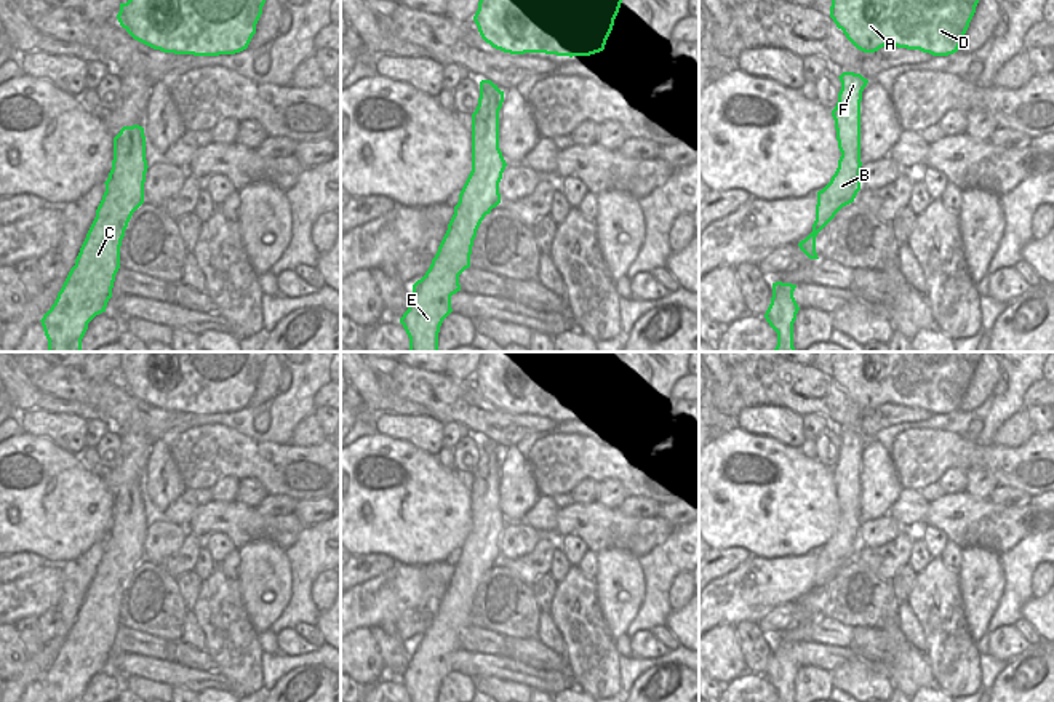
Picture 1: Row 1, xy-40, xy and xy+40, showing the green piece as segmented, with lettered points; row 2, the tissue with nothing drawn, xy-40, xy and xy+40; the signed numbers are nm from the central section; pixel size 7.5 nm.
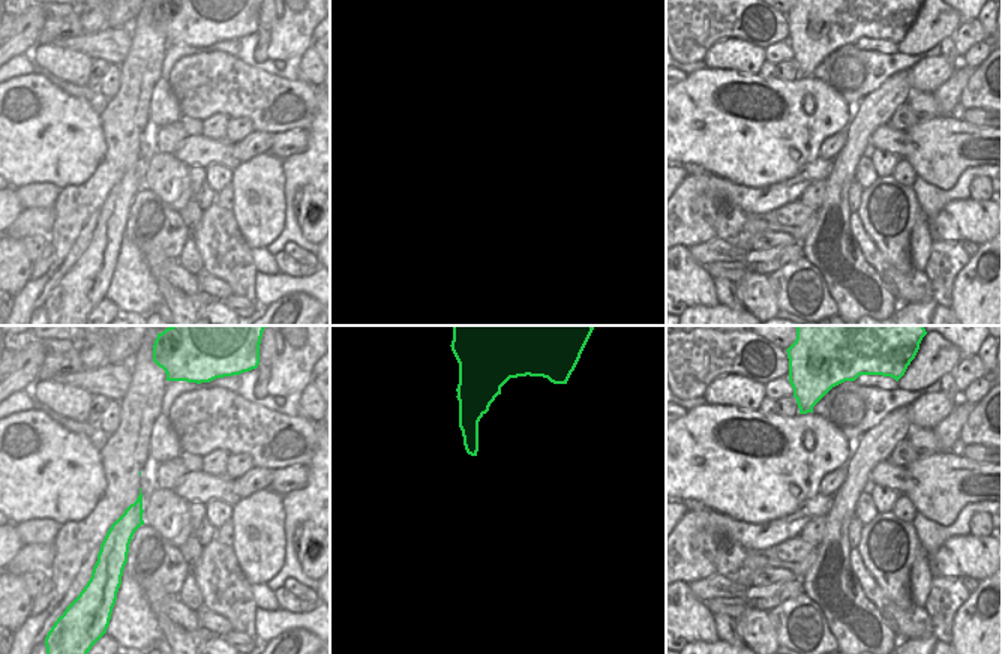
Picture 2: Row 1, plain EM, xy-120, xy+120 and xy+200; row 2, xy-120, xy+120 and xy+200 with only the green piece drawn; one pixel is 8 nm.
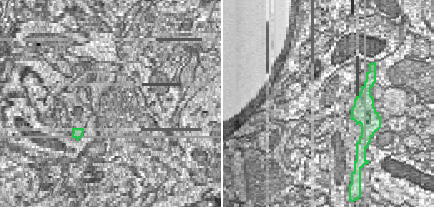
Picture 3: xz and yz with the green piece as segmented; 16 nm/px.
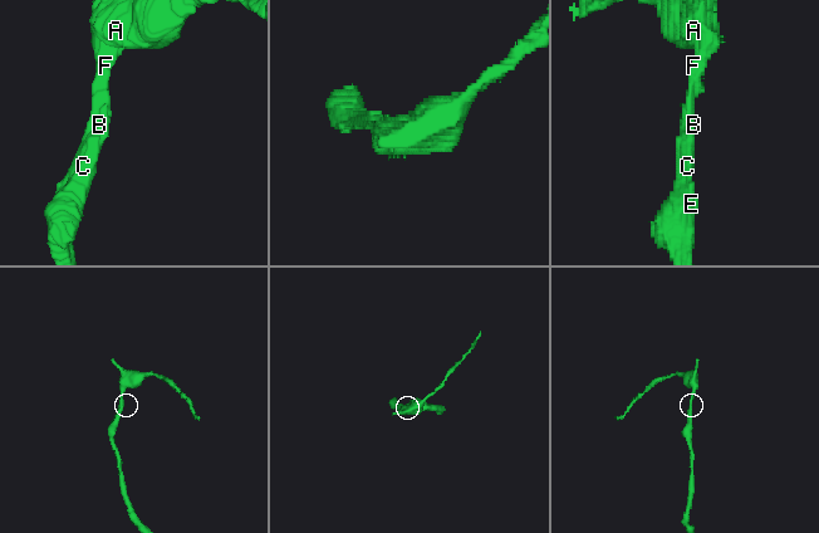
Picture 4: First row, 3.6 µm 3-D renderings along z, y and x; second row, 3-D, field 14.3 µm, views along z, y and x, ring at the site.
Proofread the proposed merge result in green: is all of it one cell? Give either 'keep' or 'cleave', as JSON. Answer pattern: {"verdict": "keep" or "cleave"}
{"verdict": "keep"}

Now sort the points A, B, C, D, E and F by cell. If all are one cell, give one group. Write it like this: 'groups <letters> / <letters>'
groups A B C D E F

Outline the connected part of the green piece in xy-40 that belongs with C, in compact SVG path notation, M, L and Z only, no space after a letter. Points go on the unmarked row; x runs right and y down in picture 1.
M139 483L114 496L114 518L96 576L42 684L48 702L82 702L88 681L106 670L120 627L120 604L133 571L144 561L146 494Z

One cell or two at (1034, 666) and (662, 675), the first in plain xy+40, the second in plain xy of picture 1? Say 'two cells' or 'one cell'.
one cell

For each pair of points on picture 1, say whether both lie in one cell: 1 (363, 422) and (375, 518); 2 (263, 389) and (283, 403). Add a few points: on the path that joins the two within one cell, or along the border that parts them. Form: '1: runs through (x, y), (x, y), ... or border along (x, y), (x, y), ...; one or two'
1: border along (376, 432), (357, 440); two
2: border along (277, 392), (269, 400), (248, 406); two

